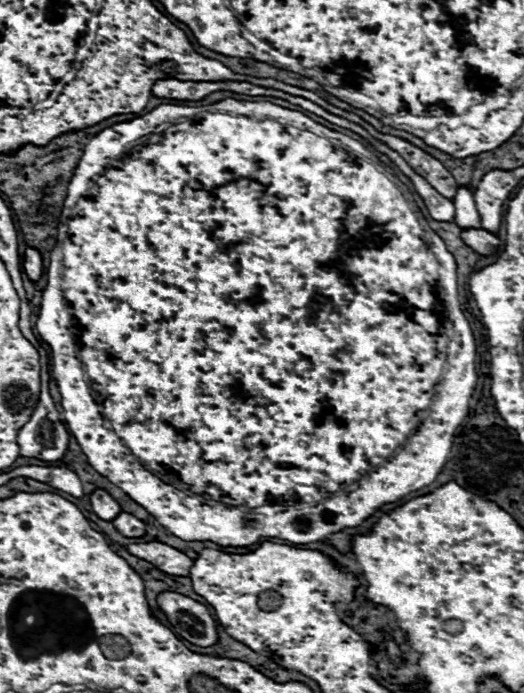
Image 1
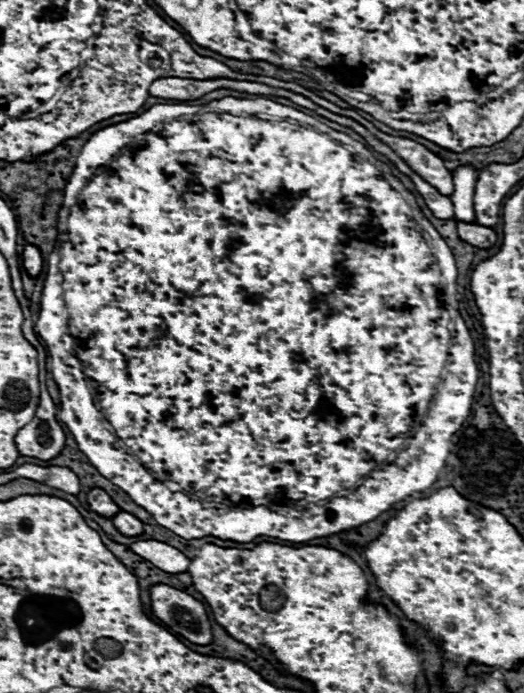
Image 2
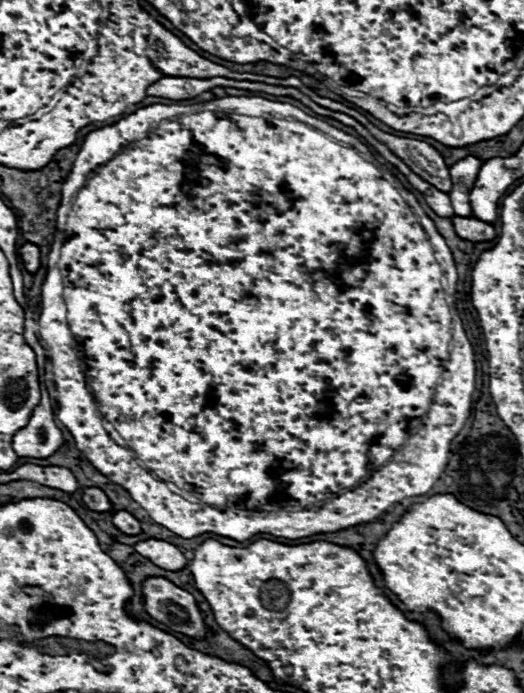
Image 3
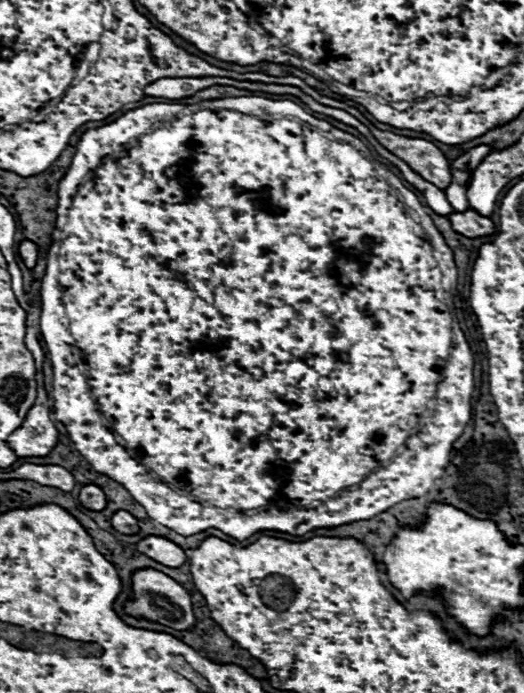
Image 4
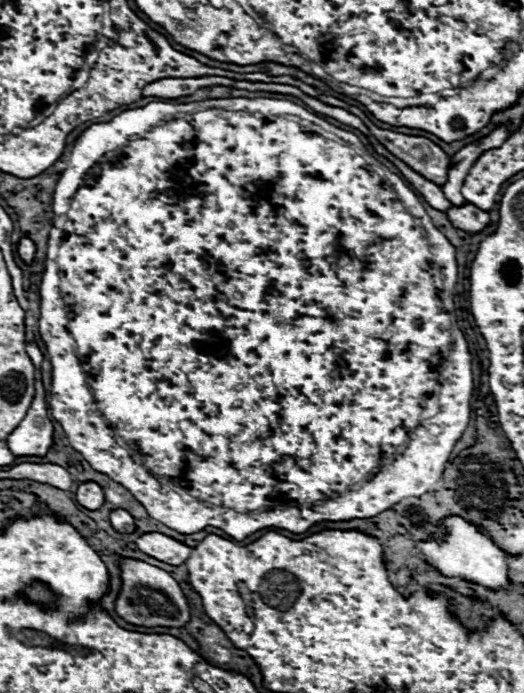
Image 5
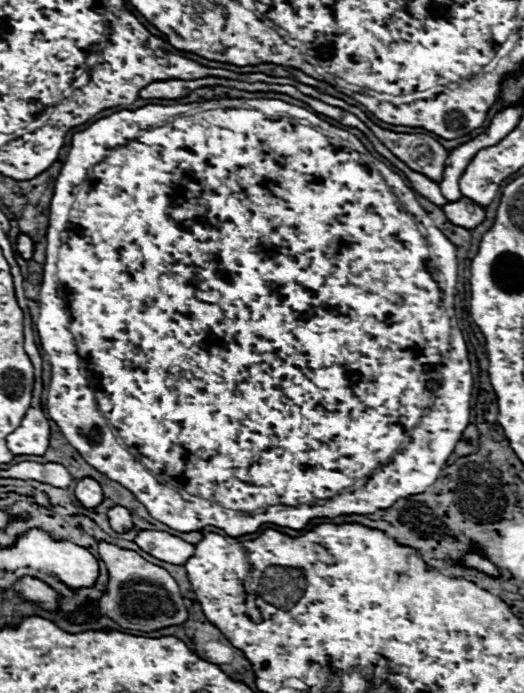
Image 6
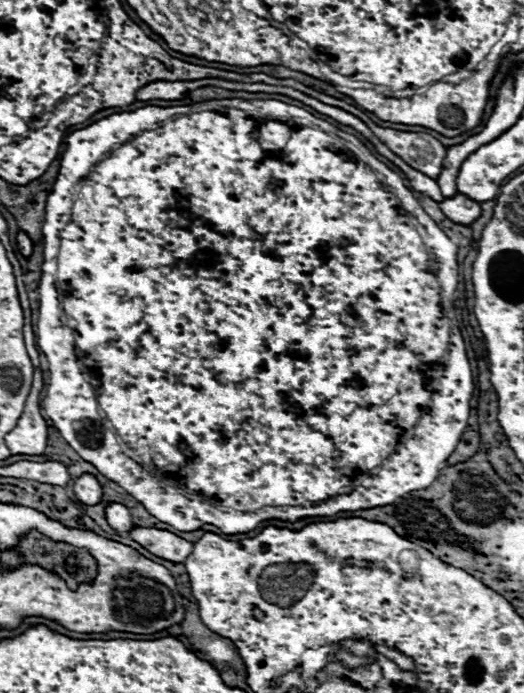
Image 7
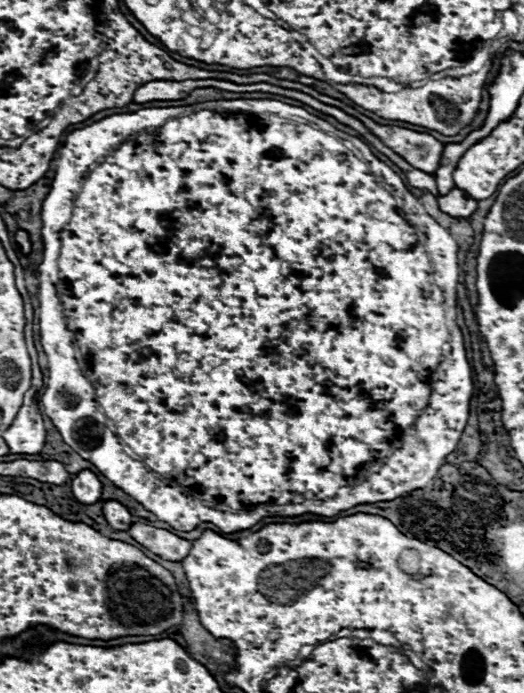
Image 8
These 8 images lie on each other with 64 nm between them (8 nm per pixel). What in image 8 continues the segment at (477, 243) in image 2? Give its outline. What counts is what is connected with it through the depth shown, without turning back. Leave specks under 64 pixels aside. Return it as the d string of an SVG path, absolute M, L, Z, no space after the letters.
M454 188L450 190L450 194L446 196L440 196L438 198L438 206L450 214L452 218L470 218L476 210L478 210L478 202L476 200L470 200L462 190Z

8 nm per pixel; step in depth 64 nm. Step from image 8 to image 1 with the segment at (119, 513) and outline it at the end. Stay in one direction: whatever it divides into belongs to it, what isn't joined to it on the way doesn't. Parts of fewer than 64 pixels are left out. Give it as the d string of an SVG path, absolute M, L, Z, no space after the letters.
M120 512L112 524L116 526L116 530L126 536L126 538L140 538L146 534L146 524L142 520L138 520L136 516L128 514L128 512Z

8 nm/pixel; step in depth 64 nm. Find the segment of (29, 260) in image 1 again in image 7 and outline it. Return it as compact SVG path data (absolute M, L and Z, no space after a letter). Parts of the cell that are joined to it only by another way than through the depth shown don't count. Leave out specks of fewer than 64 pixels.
M18 232L16 242L18 242L18 250L20 250L20 254L28 258L28 256L32 254L32 240L30 240L30 236L28 236L26 232Z

